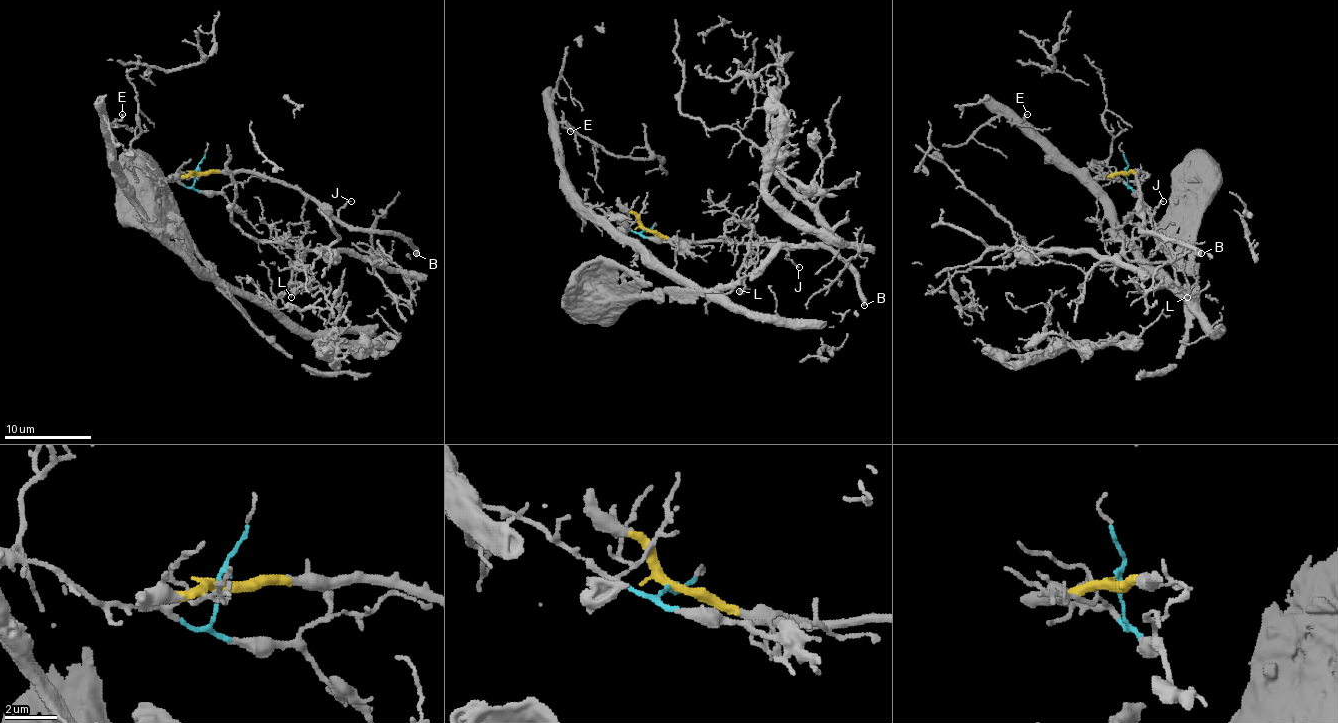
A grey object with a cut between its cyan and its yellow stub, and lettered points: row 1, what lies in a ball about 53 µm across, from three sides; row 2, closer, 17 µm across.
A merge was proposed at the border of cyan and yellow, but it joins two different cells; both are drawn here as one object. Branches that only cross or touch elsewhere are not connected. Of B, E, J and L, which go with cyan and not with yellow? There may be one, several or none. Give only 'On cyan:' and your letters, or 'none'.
On cyan: E

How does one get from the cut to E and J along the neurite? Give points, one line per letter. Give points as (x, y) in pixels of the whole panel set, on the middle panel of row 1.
E: (645, 230), (632, 232), (577, 201), (569, 190), (569, 175), (558, 136), (560, 123), (571, 132)
J: (645, 230), (656, 230), (671, 238), (777, 243), (786, 251), (786, 258), (799, 267)

